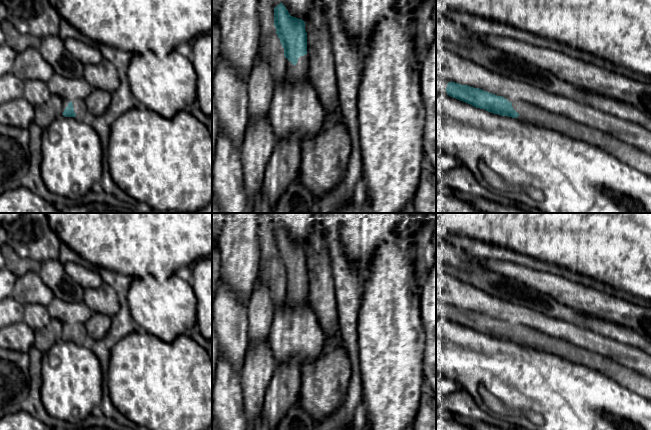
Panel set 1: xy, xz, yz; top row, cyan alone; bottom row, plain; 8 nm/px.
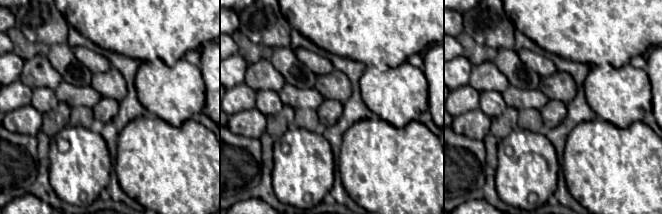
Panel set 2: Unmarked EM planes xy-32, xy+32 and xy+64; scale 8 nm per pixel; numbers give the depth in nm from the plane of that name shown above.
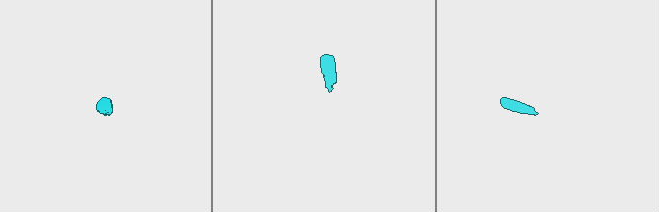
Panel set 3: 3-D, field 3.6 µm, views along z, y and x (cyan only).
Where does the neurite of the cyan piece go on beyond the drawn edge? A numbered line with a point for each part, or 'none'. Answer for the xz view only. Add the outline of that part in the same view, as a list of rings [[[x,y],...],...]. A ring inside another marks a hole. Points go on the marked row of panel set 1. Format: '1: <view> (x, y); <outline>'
1: xz (299, 72); [[[307,54],[299,57],[296,65],[293,65],[287,58],[285,58],[284,67],[290,82],[303,81],[308,78],[309,57]]]

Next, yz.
1: yz (528, 113); [[[505,99],[512,103],[513,109],[519,114],[516,118],[519,121],[557,131],[573,139],[584,141],[651,177],[650,154],[564,115],[552,113],[526,101]]]

